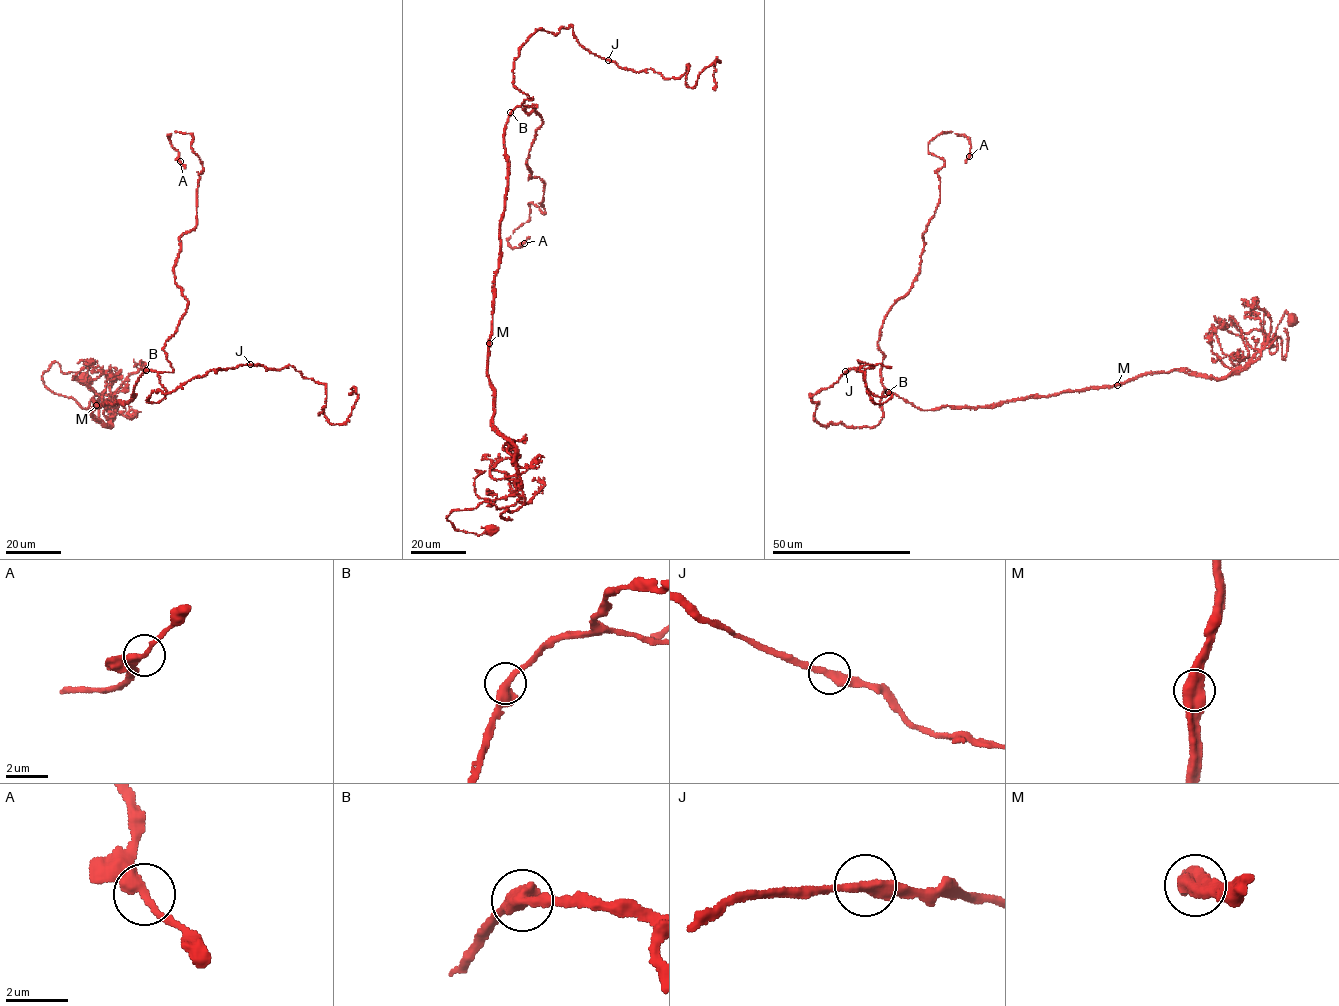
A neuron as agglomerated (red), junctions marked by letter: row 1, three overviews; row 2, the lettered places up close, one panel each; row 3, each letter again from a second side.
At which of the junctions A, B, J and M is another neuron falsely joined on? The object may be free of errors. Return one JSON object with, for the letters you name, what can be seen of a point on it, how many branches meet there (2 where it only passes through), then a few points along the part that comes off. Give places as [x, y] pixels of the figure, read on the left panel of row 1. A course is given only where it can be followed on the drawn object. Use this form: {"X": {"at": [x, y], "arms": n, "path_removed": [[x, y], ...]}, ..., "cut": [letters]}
{"M": {"at": [96, 405], "arms": 2, "path_removed": [[97, 405], [93, 401], [93, 415], [108, 426], [117, 402], [106, 400], [92, 418], [92, 406], [103, 390]]}, "cut": ["M"]}

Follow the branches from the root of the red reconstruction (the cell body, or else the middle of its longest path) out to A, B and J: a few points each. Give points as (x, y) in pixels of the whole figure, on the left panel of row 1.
A: (85, 379), (42, 375), (108, 396), (108, 426), (94, 400), (173, 371), (203, 171), (174, 132), (180, 161)
B: (85, 379), (57, 362), (42, 375), (83, 408), (108, 396), (108, 426), (94, 400), (127, 402), (145, 370)
J: (85, 379), (42, 375), (108, 396), (108, 426), (94, 400), (145, 371), (155, 403), (251, 364)

